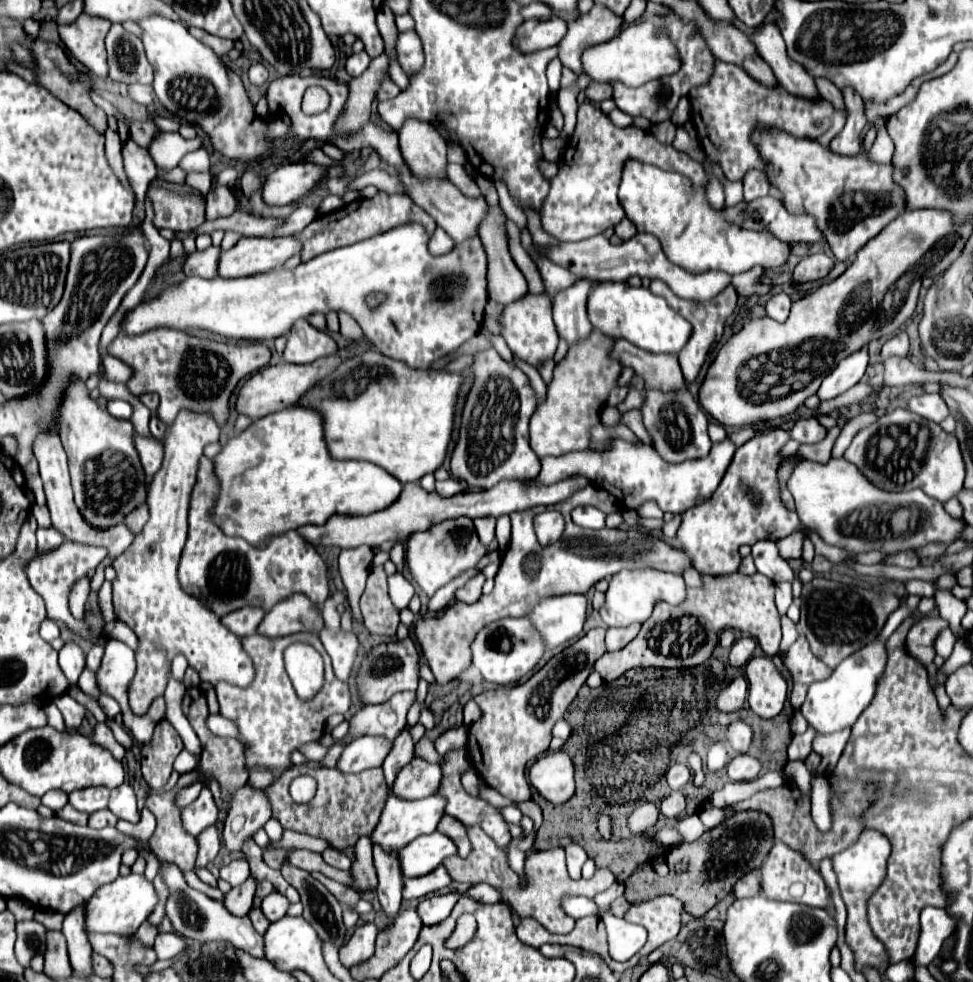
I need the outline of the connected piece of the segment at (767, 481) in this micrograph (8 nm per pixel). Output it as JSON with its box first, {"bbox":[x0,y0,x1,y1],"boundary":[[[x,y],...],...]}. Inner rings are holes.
{"bbox":[676,428,870,576],"boundary":[[[774,428],[770,432],[758,432],[752,440],[748,440],[736,450],[714,496],[704,504],[686,510],[686,514],[682,516],[682,524],[678,528],[676,538],[680,540],[680,548],[690,556],[692,566],[700,574],[722,576],[736,572],[740,564],[738,548],[742,544],[756,544],[760,540],[780,540],[786,538],[790,532],[806,532],[816,546],[816,554],[836,564],[844,558],[852,558],[862,564],[870,562],[866,554],[852,554],[844,548],[826,544],[824,540],[820,540],[818,534],[812,534],[804,524],[800,524],[796,512],[790,512],[780,504],[776,468],[782,464],[782,458],[778,456],[778,450],[788,440],[788,432],[780,428]]]}

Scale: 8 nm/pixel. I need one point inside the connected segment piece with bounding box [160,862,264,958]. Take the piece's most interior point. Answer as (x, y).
(197, 917)

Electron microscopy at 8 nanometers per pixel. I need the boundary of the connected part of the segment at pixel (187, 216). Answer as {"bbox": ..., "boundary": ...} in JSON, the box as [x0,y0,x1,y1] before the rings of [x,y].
{"bbox":[148,188,206,232],"boundary":[[[150,188],[148,200],[154,210],[154,226],[170,228],[172,232],[188,232],[206,220],[206,196],[204,194],[178,194],[168,188]]]}

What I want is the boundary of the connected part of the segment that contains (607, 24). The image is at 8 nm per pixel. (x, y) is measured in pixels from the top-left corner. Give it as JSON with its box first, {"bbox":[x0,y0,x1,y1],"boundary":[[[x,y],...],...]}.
{"bbox":[558,6,622,74],"boundary":[[[594,6],[588,14],[570,22],[568,34],[558,44],[562,66],[574,74],[582,74],[582,52],[590,46],[612,40],[622,28],[622,16],[614,16],[608,8]]]}

